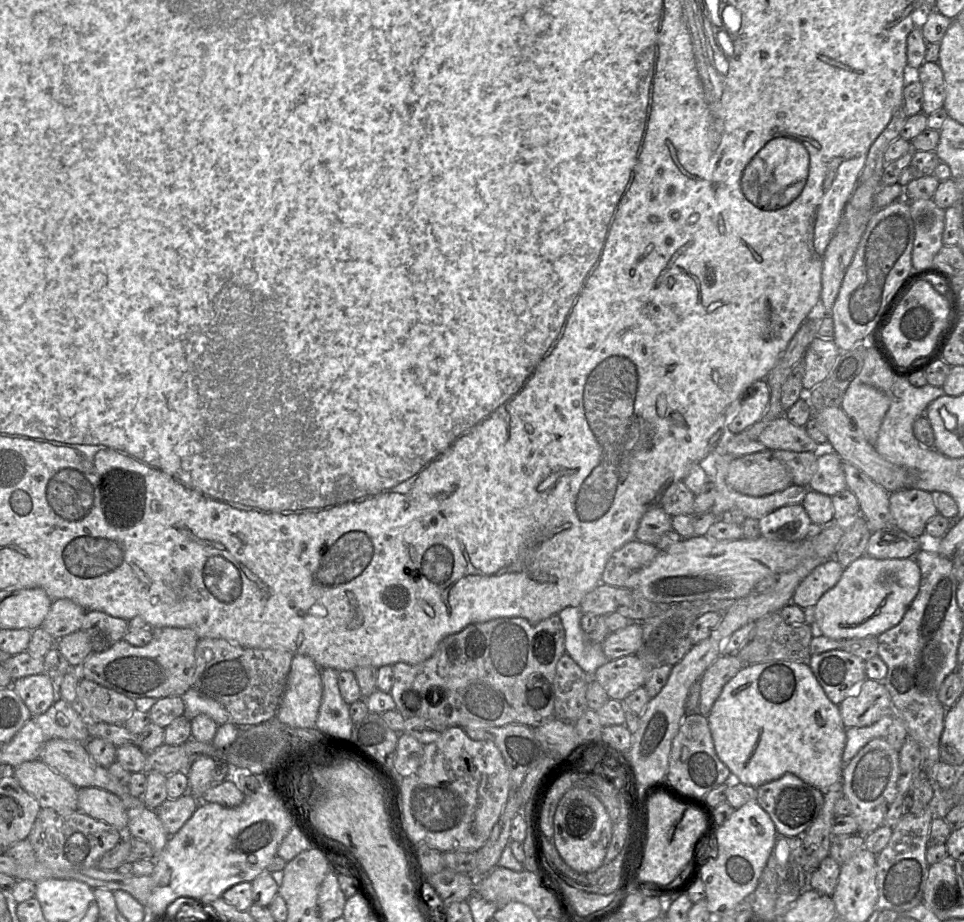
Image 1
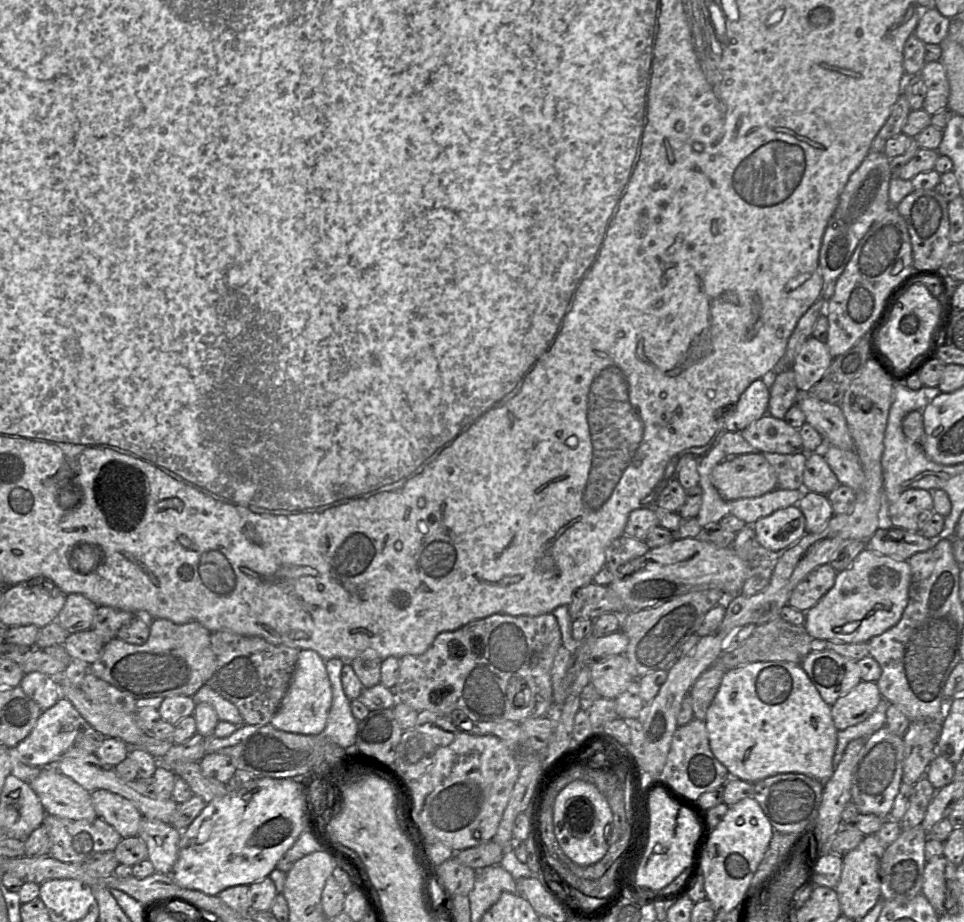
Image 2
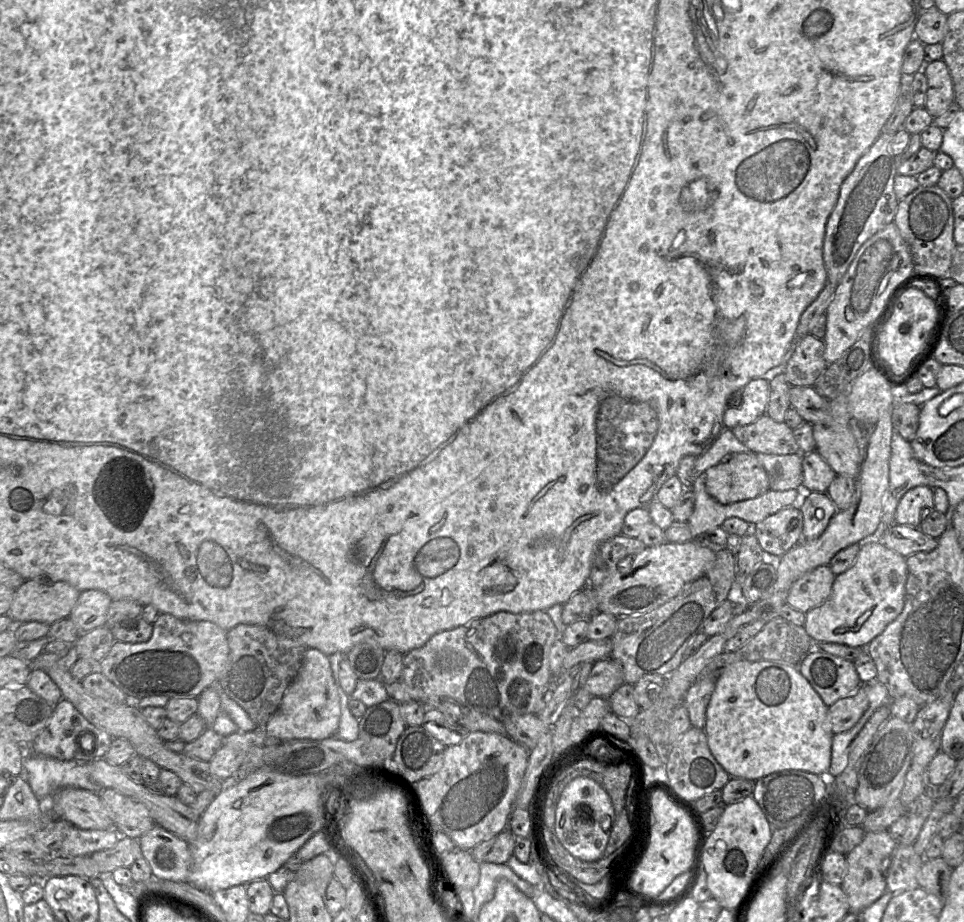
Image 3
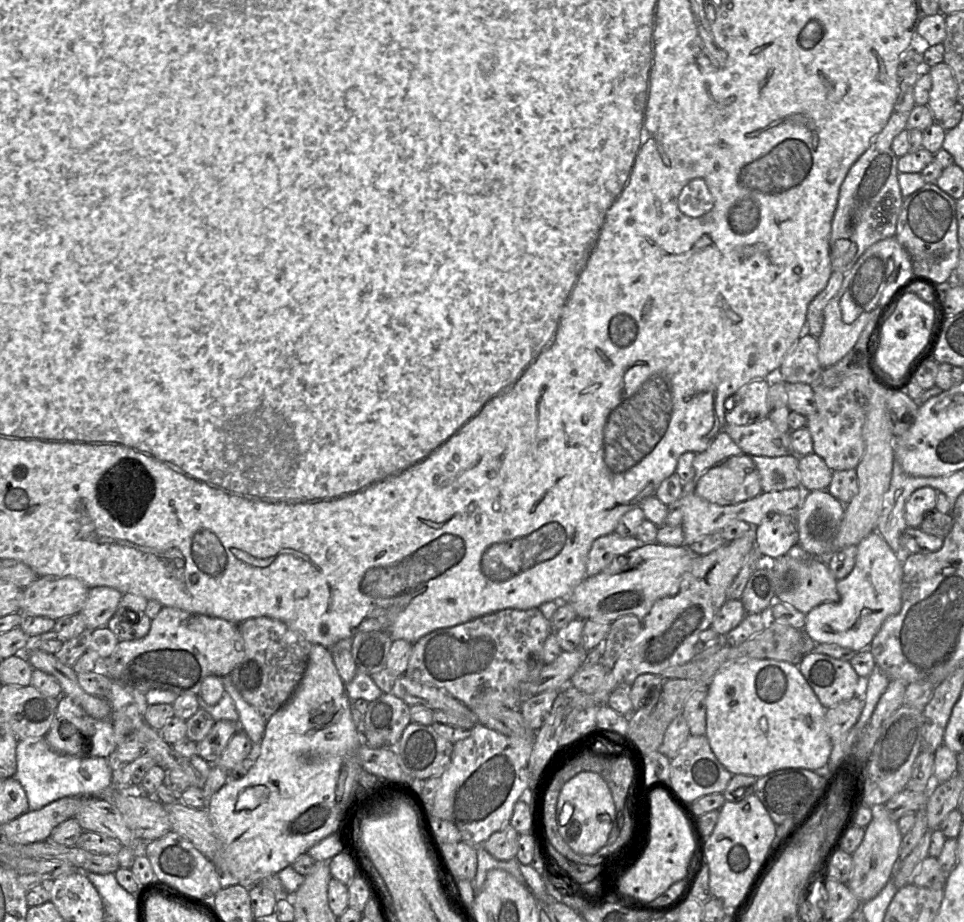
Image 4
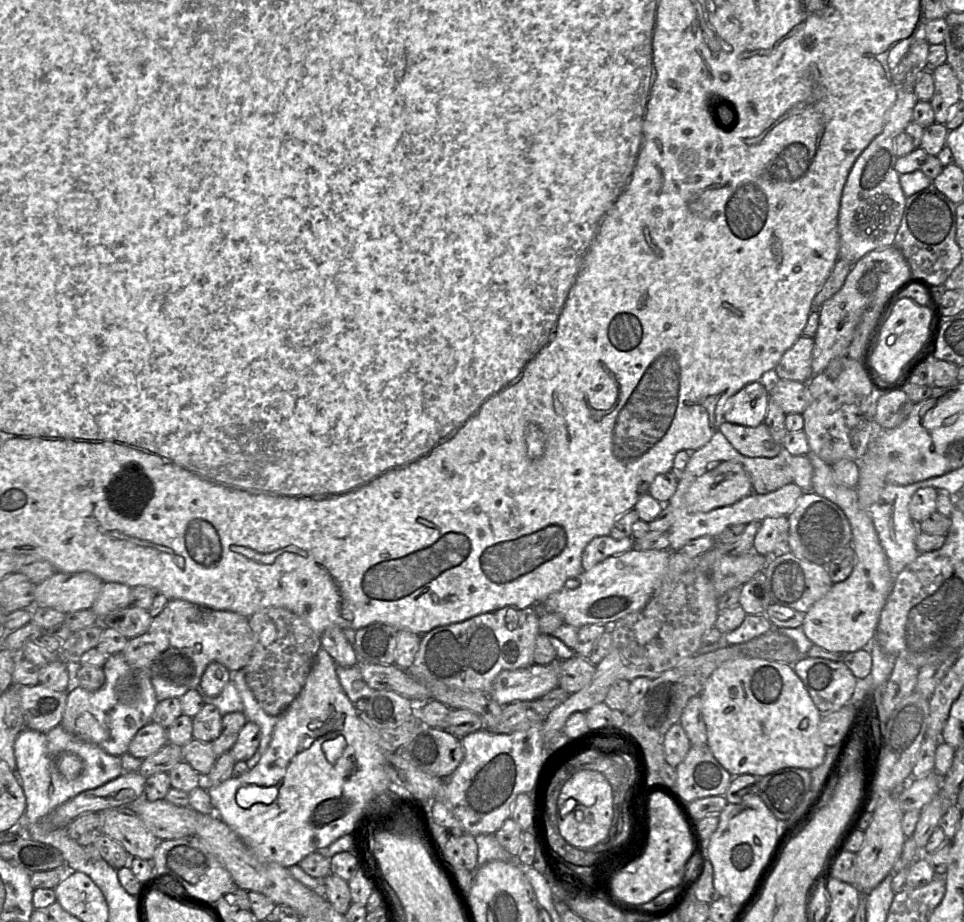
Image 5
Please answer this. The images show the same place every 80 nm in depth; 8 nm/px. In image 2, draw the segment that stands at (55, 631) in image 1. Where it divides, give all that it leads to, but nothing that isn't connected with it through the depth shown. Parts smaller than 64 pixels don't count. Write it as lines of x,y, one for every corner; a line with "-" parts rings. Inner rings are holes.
68,594
56,622
67,632
92,629
98,606
82,594

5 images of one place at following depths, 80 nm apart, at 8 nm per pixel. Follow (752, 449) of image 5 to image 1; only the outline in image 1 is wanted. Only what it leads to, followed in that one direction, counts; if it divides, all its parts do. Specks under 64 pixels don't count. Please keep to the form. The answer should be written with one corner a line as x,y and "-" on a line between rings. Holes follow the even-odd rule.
784,415
771,421
758,437
766,450
787,450
793,452
816,452
819,453
823,447
819,446
806,432
804,426
792,424

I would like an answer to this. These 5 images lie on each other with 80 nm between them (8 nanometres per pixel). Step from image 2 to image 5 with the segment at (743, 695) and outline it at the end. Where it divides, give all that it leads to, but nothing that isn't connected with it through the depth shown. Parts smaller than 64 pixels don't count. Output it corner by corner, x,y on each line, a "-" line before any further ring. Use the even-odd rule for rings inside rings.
737,658
727,661
714,670
700,697
707,745
716,760
732,776
765,776
785,767
812,770
824,761
827,746
819,734
822,713
793,665
761,658

